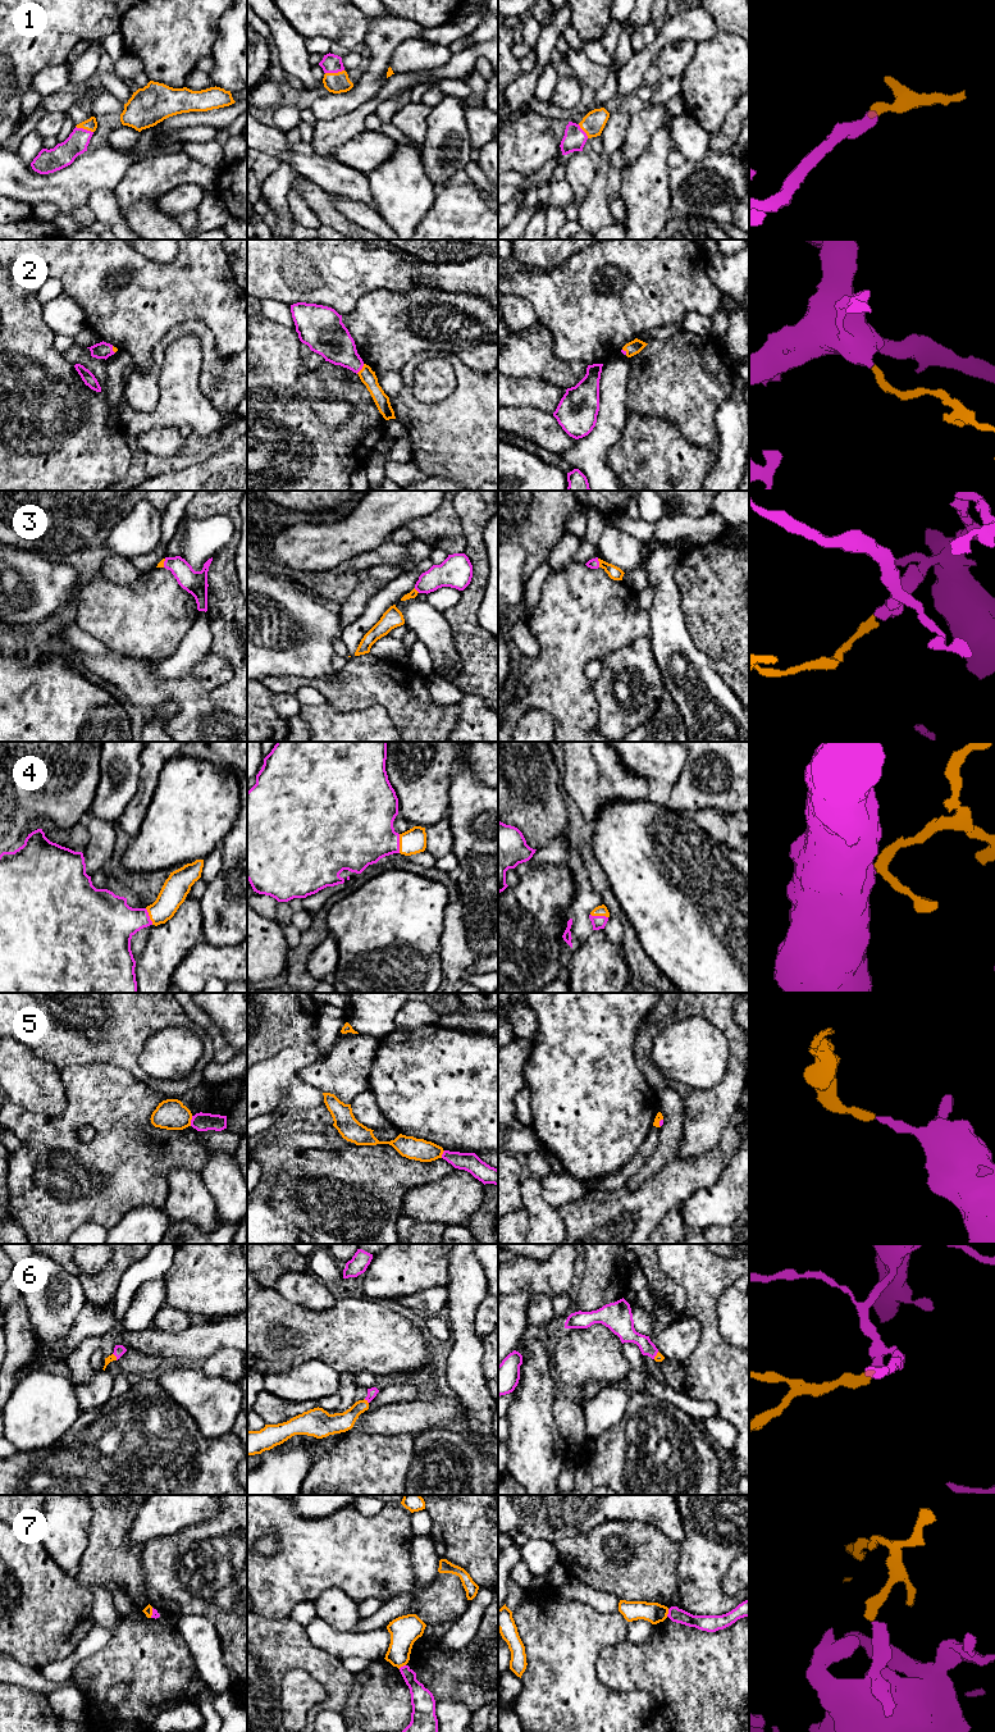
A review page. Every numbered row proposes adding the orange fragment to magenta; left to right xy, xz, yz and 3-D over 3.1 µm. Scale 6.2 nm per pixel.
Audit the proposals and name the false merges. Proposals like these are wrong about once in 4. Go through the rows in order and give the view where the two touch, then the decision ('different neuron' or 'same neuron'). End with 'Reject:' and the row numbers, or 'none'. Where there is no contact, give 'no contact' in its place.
1: meets magenta in xz; same neuron
2: meets magenta in xz; same neuron
3: meets magenta in yz; same neuron
4: meets magenta in xz; same neuron
5: meets magenta in xy; different neuron
6: meets magenta in xz; same neuron
7: meets magenta in yz; different neuron
Reject: 5, 7

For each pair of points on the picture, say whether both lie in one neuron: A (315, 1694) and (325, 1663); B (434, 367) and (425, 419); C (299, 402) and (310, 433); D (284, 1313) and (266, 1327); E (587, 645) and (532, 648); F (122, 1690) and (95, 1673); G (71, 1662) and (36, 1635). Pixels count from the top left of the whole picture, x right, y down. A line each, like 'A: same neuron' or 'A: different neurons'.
A: different neurons
B: different neurons
C: same neuron
D: same neuron
E: different neurons
F: different neurons
G: different neurons

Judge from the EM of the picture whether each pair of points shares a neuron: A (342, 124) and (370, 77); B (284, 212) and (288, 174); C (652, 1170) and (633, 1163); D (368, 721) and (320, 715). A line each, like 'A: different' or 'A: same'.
A: different
B: same
C: different
D: same

